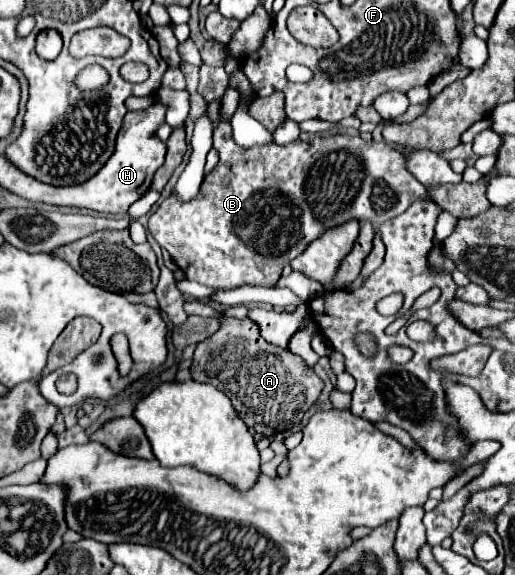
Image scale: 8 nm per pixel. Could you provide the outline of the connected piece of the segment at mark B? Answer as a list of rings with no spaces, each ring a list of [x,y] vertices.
[[[219,111],[219,125],[213,133],[213,147],[217,149],[219,153],[219,161],[217,165],[203,177],[203,183],[199,187],[199,193],[187,201],[187,203],[181,203],[181,201],[175,201],[175,193],[171,193],[161,205],[159,209],[149,217],[149,231],[151,235],[155,237],[155,241],[159,243],[161,249],[169,251],[169,255],[173,257],[173,261],[177,263],[177,267],[185,273],[185,277],[189,281],[197,281],[201,285],[207,285],[207,287],[213,287],[213,289],[233,289],[233,287],[241,287],[245,283],[251,283],[251,285],[257,285],[257,287],[269,287],[273,285],[279,277],[281,277],[281,271],[287,263],[291,263],[297,255],[303,253],[303,249],[315,239],[319,237],[323,231],[335,227],[335,225],[341,225],[345,221],[351,221],[351,219],[359,219],[359,221],[371,221],[373,225],[379,225],[379,223],[385,223],[393,217],[397,217],[399,213],[403,213],[413,201],[433,201],[431,193],[405,169],[405,157],[403,153],[399,153],[395,147],[387,145],[387,143],[377,143],[377,141],[363,141],[361,137],[357,135],[349,135],[349,133],[337,133],[337,135],[319,135],[311,141],[293,141],[291,145],[275,145],[275,143],[269,143],[269,145],[257,145],[257,147],[251,147],[251,149],[243,149],[239,147],[235,141],[233,141],[233,135],[231,135],[231,123],[223,119],[223,113]]]

